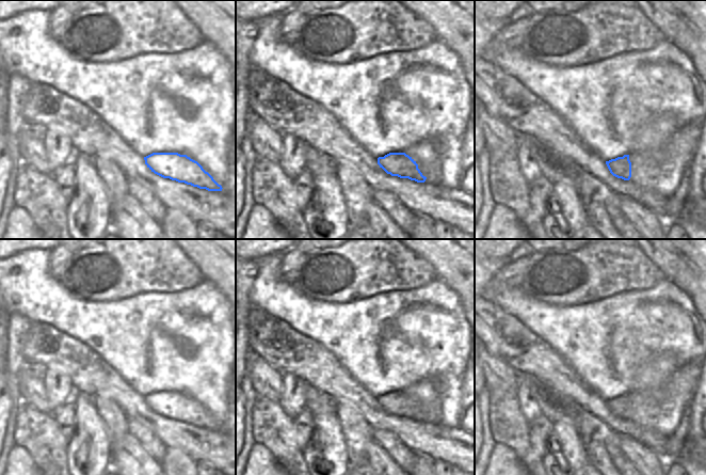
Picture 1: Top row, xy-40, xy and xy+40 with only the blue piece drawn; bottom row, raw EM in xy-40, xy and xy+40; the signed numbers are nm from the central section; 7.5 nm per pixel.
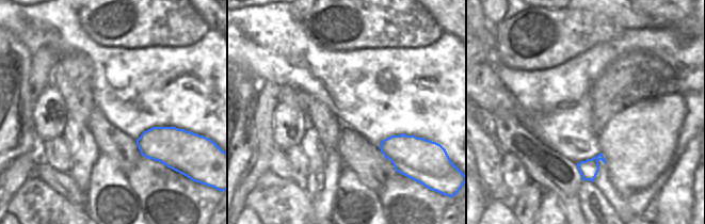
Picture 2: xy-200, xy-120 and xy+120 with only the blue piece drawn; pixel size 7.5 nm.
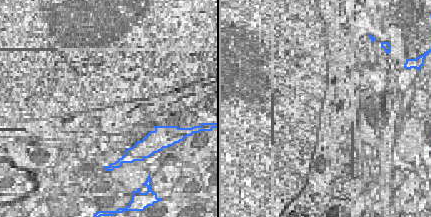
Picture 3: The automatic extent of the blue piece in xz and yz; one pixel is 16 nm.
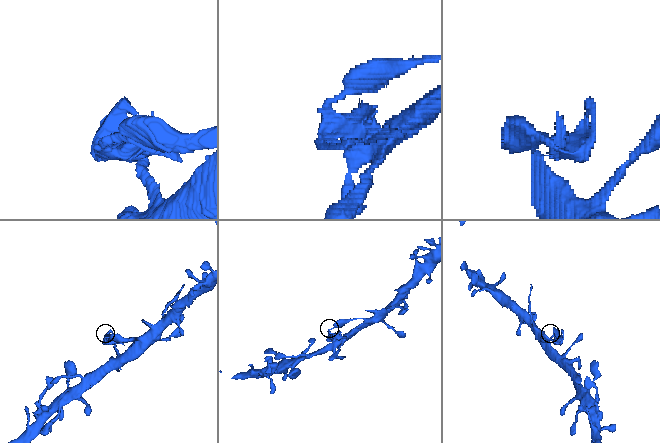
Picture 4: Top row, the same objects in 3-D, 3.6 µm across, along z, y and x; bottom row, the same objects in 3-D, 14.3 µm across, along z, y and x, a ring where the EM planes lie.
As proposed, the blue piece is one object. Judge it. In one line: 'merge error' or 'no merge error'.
merge error

